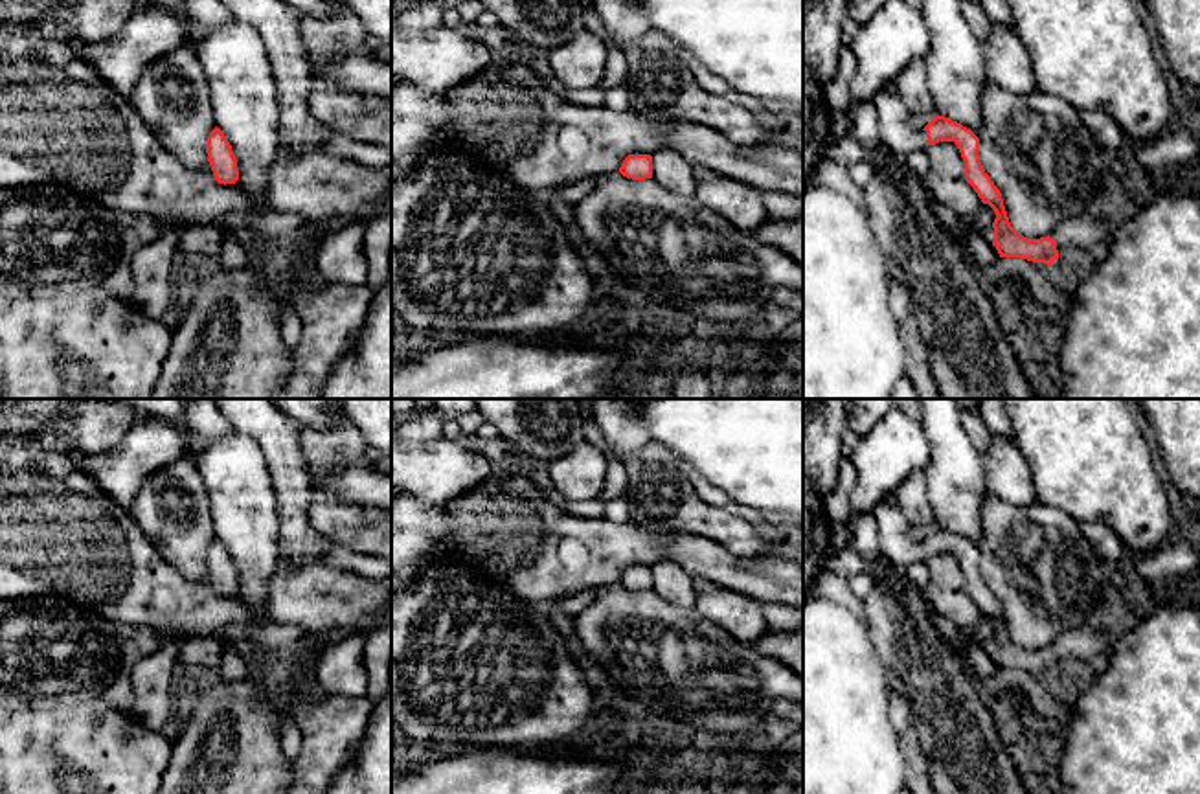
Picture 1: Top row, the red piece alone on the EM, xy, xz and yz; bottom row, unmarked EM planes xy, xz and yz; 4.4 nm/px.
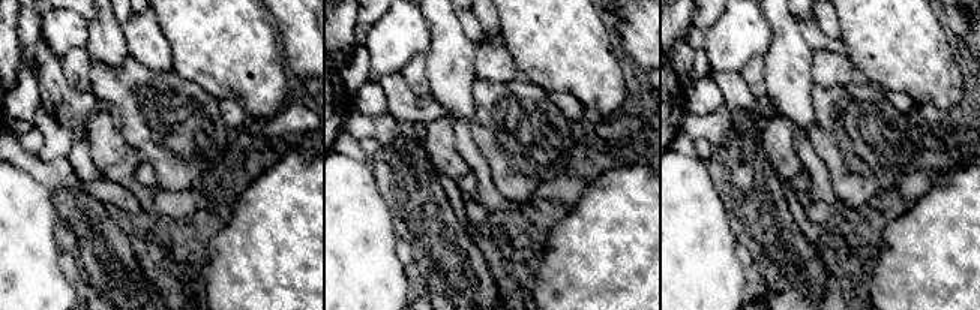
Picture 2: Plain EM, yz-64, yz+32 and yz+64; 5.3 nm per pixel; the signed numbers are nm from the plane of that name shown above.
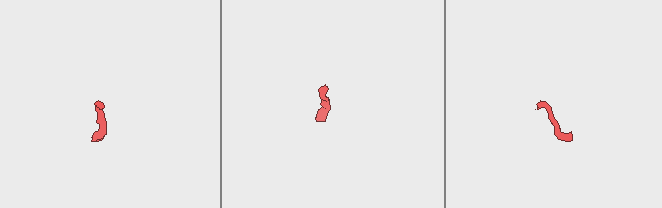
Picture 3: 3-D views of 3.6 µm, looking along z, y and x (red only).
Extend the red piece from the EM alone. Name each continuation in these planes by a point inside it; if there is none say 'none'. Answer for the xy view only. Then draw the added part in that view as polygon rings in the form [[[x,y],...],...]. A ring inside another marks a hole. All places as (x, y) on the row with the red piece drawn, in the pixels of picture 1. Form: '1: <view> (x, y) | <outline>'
none

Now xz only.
none

